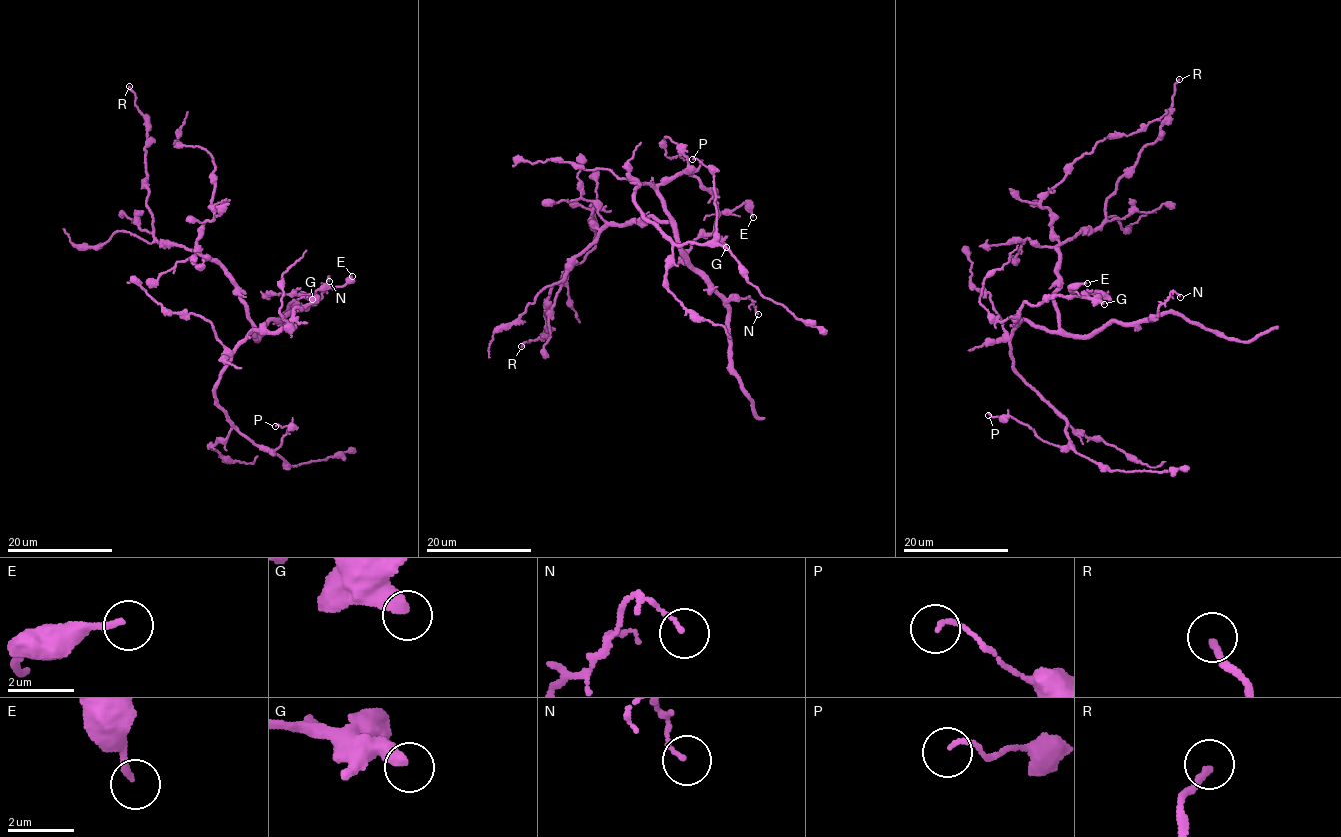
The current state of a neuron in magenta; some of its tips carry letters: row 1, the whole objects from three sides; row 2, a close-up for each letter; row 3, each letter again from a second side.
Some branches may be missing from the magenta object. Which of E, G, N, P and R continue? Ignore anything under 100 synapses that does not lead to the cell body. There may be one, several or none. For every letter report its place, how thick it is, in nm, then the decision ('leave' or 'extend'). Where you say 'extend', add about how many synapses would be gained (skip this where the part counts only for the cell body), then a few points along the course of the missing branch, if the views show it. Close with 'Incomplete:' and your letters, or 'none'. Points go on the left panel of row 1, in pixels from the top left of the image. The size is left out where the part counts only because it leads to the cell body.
E: place (352, 276); calibre 190 nm; leave
G: place (312, 299); calibre 480 nm; leave
N: place (329, 281); calibre 120 nm; leave
P: place (275, 426); calibre 130 nm; leave
R: place (129, 86); calibre 200 nm; leave
Incomplete: none

